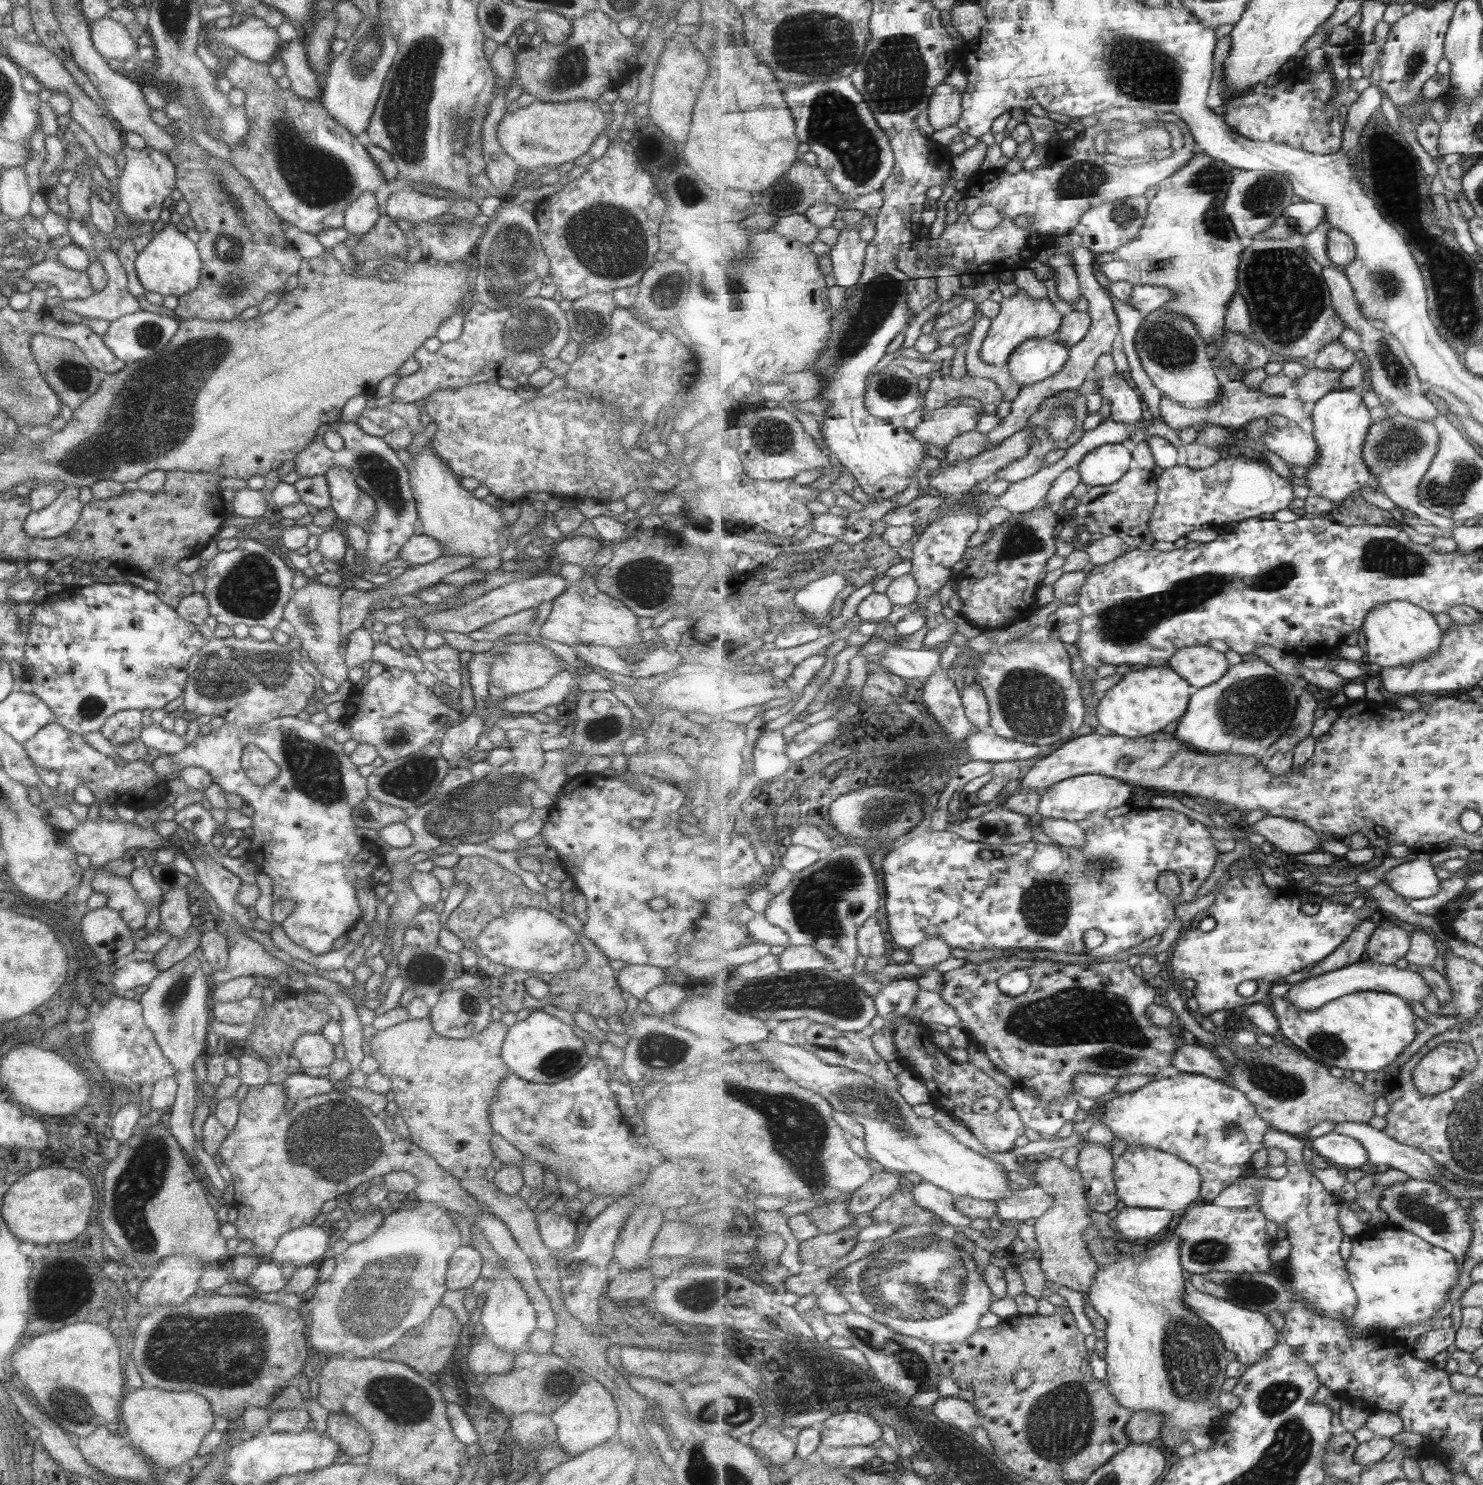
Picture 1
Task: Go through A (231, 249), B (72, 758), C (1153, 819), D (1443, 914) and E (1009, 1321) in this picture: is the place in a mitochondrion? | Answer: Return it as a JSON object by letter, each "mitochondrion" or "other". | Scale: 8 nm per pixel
{"A":"mitochondrion","B":"other","C":"other","D":"other","E":"other"}

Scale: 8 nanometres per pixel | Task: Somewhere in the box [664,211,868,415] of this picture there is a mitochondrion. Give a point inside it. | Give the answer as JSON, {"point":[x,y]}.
{"point":[737,294]}

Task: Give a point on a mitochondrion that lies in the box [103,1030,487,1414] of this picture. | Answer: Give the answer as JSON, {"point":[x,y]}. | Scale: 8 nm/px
{"point":[208,1351]}

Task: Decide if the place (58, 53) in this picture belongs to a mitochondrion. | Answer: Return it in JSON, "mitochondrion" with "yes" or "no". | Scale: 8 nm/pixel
{"mitochondrion":"no"}

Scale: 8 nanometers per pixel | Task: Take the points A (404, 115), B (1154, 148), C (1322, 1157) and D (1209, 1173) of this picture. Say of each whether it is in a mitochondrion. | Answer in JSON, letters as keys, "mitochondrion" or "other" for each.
{"A":"mitochondrion","B":"other","C":"other","D":"other"}

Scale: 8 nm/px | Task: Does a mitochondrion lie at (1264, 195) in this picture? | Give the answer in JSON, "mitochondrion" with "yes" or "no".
{"mitochondrion":"yes"}

